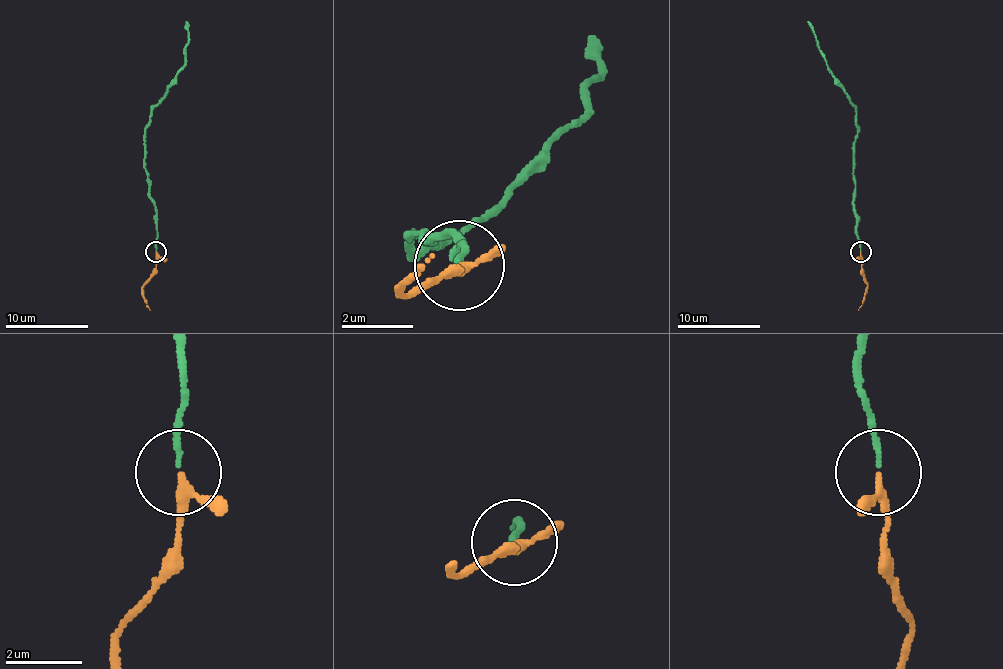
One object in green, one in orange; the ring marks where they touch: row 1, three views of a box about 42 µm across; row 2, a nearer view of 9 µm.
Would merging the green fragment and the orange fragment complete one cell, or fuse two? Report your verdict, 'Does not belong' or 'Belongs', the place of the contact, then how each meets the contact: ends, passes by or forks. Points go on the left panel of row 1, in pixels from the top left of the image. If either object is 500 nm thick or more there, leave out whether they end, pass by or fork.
Belongs. Place: (156, 252). At the ring green ends. At the ring orange passes by

